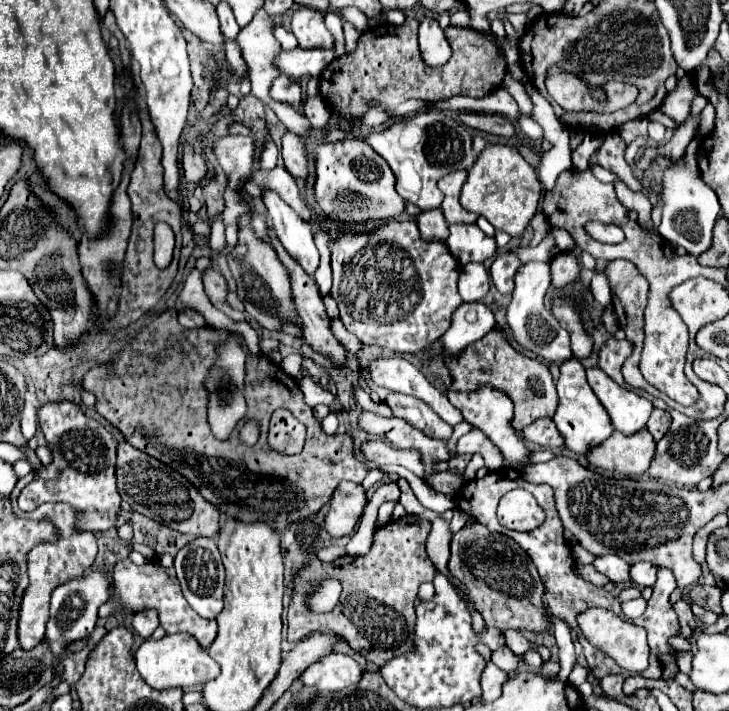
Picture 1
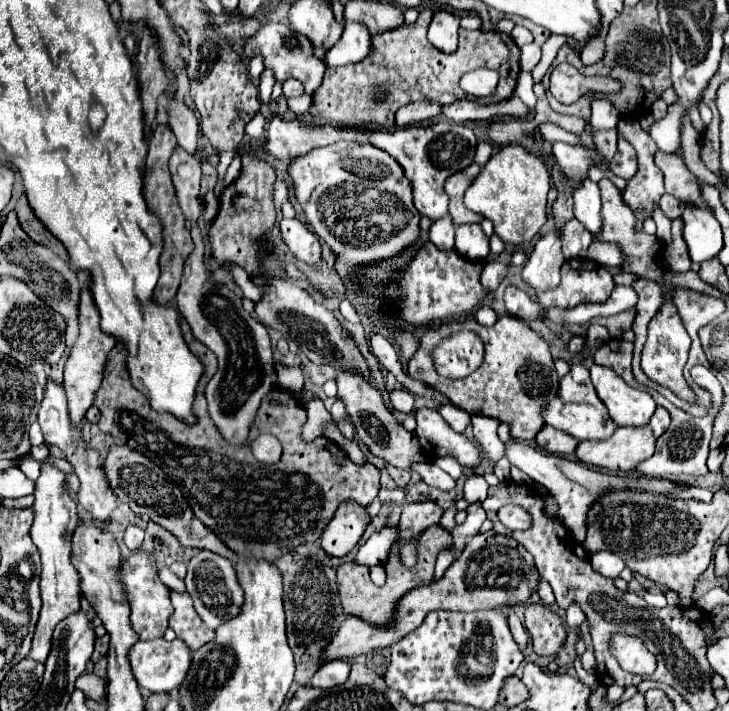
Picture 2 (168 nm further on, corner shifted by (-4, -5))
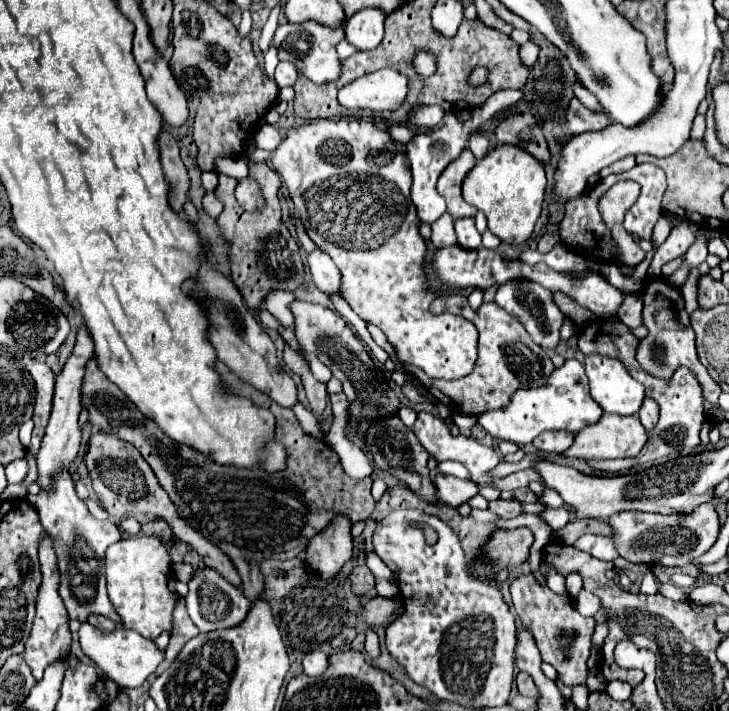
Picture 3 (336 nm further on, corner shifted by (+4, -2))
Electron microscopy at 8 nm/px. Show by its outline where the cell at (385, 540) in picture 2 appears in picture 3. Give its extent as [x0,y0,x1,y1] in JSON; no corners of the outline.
[366,553,392,579]

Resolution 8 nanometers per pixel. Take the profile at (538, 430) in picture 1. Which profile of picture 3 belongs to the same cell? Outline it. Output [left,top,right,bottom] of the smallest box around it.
[534,433,574,453]

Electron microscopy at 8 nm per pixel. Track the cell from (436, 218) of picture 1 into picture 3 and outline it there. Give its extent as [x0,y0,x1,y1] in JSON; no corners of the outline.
[432,213,456,249]

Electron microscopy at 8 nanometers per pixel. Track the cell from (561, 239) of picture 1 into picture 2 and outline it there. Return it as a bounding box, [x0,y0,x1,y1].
[588,242,624,266]

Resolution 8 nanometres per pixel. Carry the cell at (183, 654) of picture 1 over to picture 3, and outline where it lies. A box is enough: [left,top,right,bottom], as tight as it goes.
[78,621,164,687]

